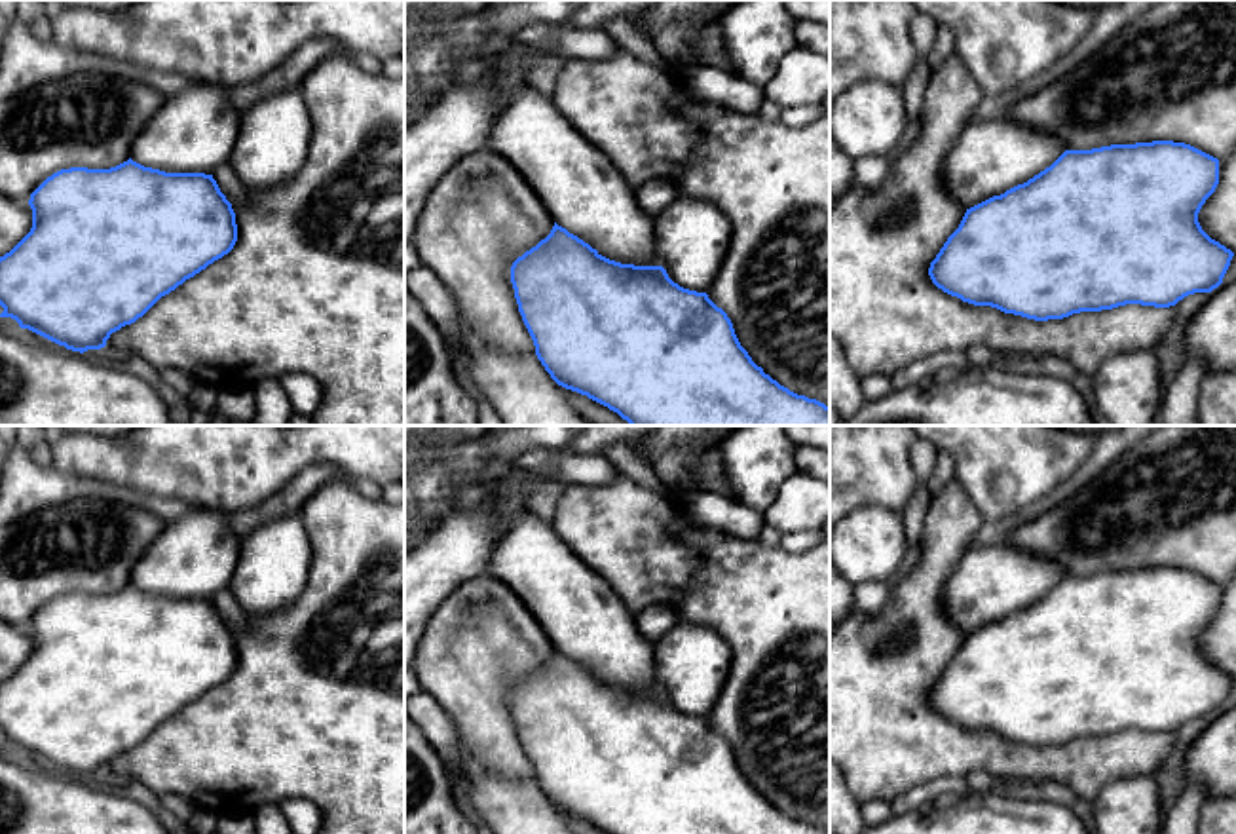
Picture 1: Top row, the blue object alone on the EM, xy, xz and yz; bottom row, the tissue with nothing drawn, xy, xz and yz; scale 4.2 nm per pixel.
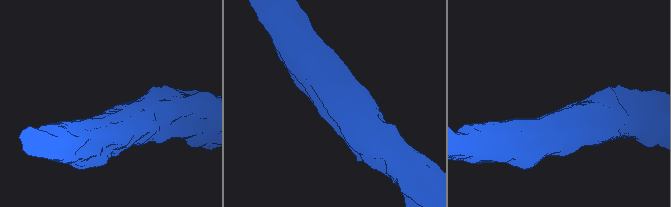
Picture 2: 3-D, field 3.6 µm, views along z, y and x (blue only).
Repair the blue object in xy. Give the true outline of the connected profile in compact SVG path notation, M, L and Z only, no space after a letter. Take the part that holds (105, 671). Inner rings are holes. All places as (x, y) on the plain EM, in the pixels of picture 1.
M131 583L110 595L61 595L30 619L28 631L30 657L0 682L0 743L80 779L104 773L112 758L237 667L235 638L213 600L165 598Z

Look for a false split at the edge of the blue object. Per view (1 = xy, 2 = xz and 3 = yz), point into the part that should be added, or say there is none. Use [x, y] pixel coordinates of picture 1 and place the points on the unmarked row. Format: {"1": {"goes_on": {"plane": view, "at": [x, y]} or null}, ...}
{"1": {"goes_on": null}, "2": {"goes_on": null}, "3": {"goes_on": null}}

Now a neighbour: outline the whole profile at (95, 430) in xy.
M47 426L51 431L91 433L99 437L123 437L139 426Z

